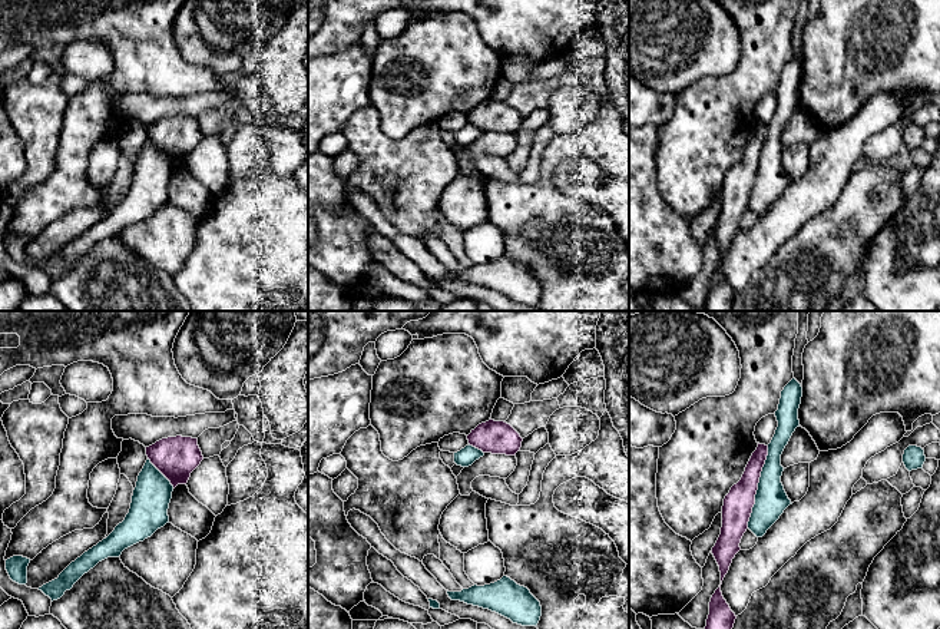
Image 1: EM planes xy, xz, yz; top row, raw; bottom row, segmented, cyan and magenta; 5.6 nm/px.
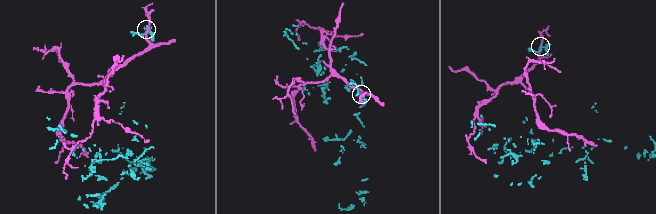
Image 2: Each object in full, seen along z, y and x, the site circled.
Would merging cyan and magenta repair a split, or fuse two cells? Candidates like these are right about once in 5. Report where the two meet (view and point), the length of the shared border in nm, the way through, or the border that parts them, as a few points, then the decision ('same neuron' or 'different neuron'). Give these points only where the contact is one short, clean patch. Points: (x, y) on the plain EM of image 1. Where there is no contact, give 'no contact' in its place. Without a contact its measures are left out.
contact yz (758, 166); length 480 nm; different neuron

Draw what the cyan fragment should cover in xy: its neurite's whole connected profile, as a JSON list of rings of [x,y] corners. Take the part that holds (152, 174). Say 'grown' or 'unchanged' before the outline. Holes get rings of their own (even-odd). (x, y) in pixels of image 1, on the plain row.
unchanged | [[[148,138],[138,155],[129,192],[115,209],[96,225],[72,241],[57,258],[39,267],[53,279],[60,278],[66,269],[99,241],[119,236],[122,231],[169,202],[168,188],[173,165]]]

